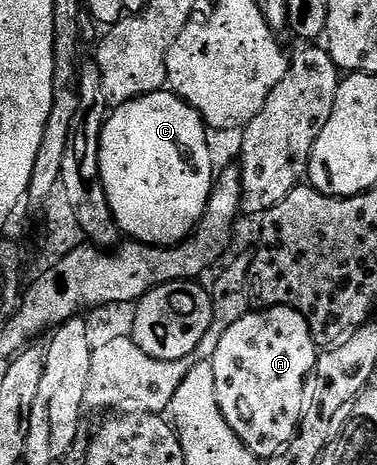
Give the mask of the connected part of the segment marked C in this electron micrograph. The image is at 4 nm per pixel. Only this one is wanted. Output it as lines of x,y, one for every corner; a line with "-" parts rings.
167,88
129,100
123,106
114,107
108,113
106,122
103,123
103,130
100,132
100,176
105,188
105,196
109,200
109,208
115,217
115,222
128,239
136,242
146,242
149,246
174,246
182,242
198,226
207,207
207,201
211,195
211,187
214,186
217,177
217,166
211,163
211,150
207,147
207,134
209,135
209,130
203,121
203,117
185,99
178,98
174,92

